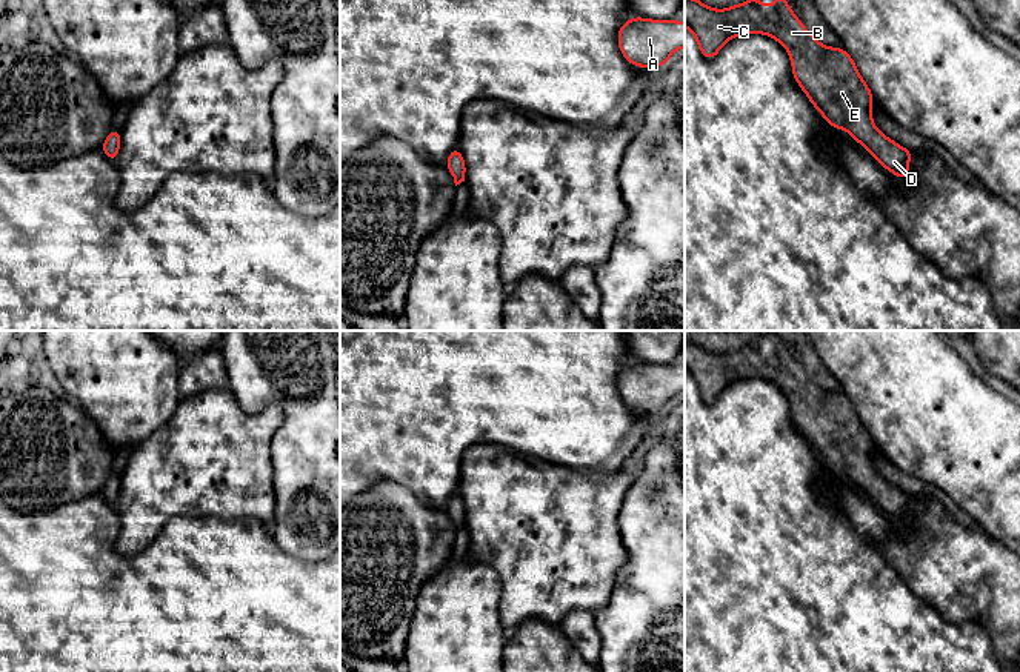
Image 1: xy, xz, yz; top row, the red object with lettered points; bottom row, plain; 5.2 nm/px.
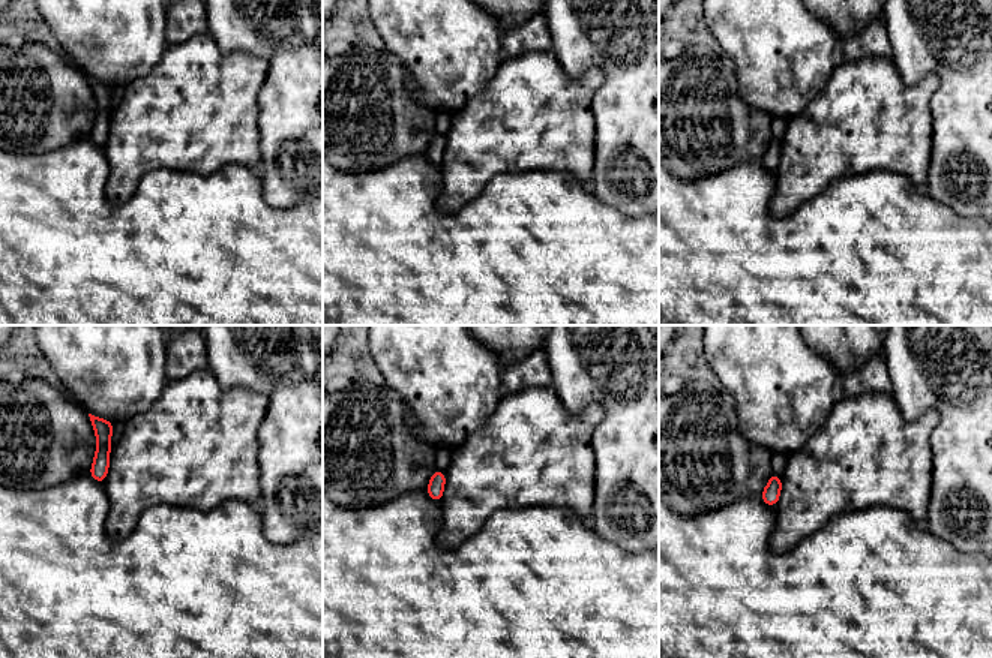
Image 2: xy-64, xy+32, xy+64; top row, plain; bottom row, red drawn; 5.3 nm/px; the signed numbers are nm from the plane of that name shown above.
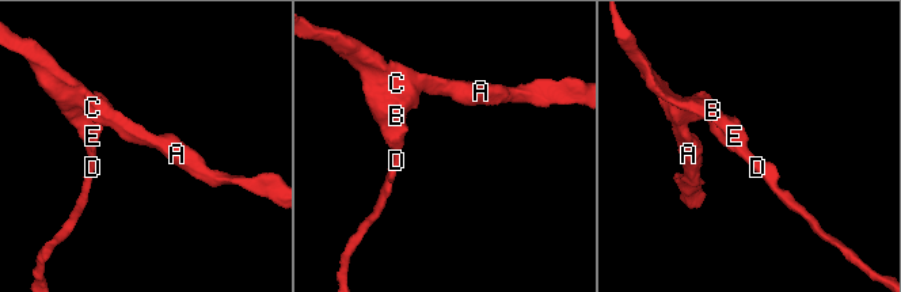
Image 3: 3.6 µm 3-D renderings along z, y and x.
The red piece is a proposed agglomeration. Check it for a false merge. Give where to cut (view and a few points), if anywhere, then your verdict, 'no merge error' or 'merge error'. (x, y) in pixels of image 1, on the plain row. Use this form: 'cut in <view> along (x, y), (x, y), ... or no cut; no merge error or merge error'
no cut; no merge error

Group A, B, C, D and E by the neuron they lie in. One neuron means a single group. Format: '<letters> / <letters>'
A B C D E

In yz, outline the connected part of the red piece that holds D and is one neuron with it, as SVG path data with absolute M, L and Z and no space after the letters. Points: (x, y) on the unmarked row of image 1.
M754 338L742 349L712 354L685 340L685 372L695 380L697 391L708 404L714 404L726 386L743 378L775 383L791 401L794 424L823 463L834 474L845 474L886 515L909 526L908 509L914 497L875 472L871 458L874 441L852 401L842 391L822 389L782 338L774 343L771 352Z

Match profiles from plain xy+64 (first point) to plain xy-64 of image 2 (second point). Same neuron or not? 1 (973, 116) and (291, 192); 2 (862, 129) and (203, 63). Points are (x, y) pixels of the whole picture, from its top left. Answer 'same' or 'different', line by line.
1: same
2: same

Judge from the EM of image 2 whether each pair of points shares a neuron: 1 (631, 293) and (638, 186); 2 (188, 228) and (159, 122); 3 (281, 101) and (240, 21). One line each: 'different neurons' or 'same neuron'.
1: different neurons
2: different neurons
3: same neuron

